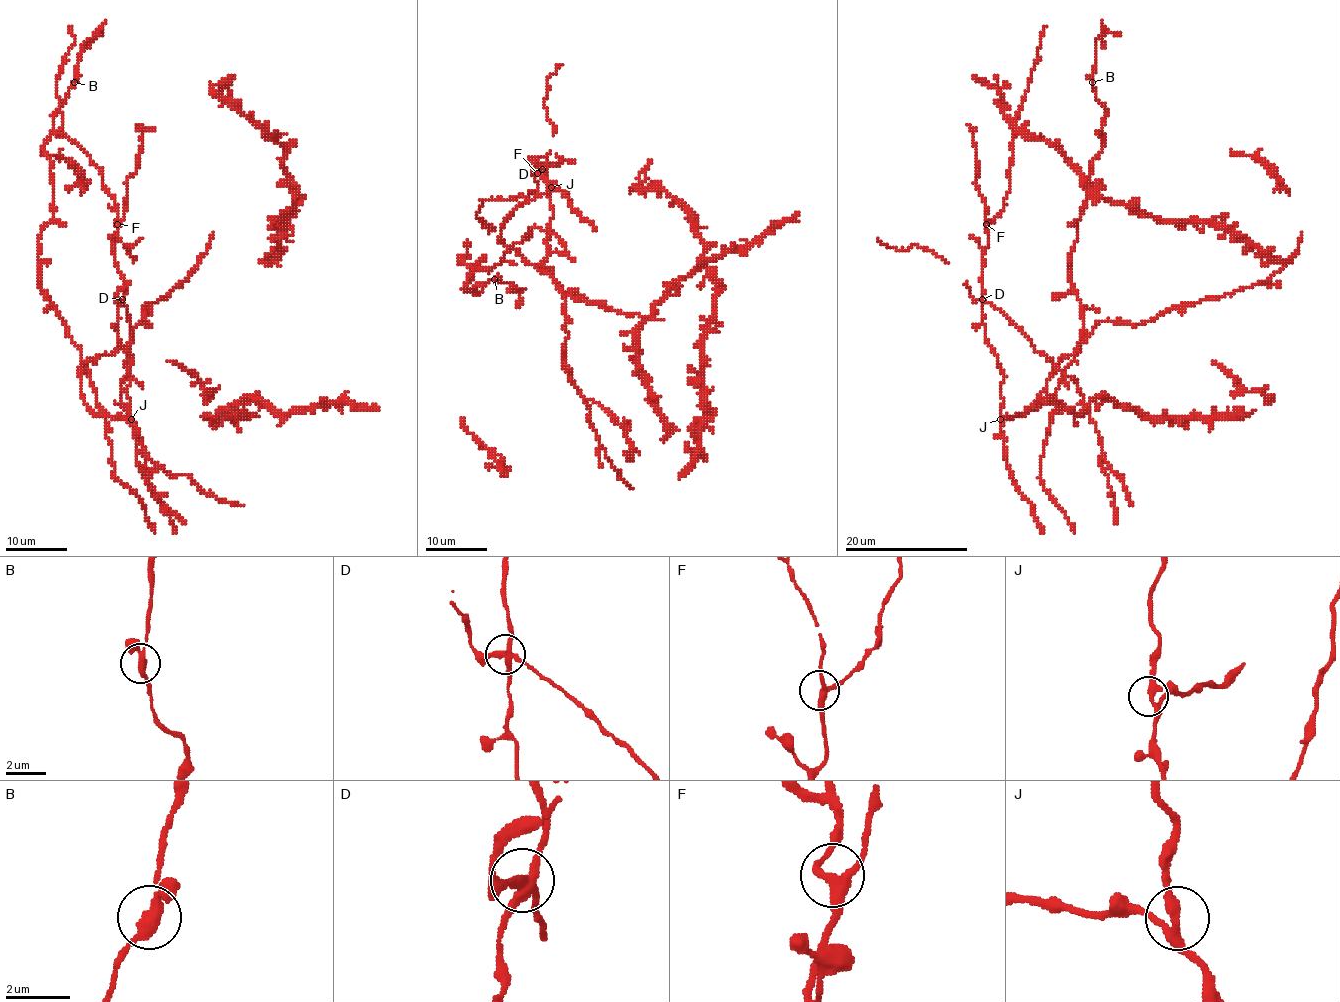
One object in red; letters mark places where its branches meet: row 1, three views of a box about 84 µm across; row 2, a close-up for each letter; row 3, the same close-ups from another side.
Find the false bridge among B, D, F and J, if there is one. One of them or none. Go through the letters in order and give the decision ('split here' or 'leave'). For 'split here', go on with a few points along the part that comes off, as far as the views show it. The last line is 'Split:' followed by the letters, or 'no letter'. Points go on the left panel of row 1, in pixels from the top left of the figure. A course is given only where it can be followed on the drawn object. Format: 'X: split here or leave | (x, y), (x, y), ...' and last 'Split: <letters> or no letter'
B: leave
D: leave
F: leave
J: leave
Split: no letter

